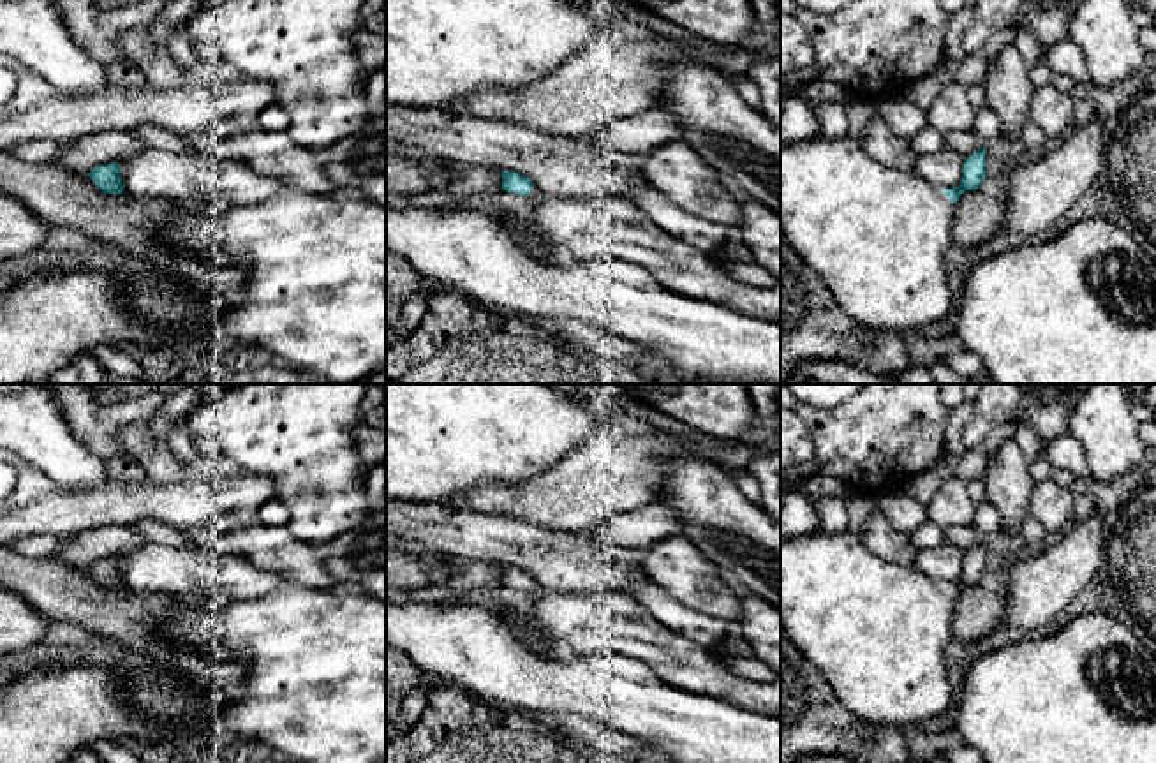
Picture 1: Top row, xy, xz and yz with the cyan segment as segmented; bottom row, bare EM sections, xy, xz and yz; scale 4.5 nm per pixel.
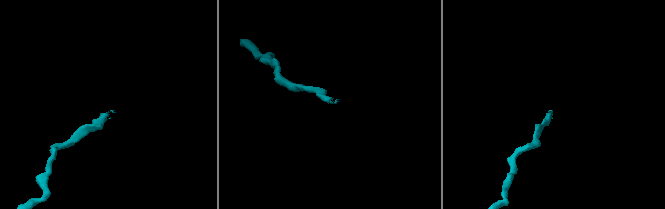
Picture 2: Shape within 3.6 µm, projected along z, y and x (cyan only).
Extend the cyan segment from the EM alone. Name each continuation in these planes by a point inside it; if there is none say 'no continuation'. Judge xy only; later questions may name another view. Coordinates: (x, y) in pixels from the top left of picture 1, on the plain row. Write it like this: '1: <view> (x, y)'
no continuation

